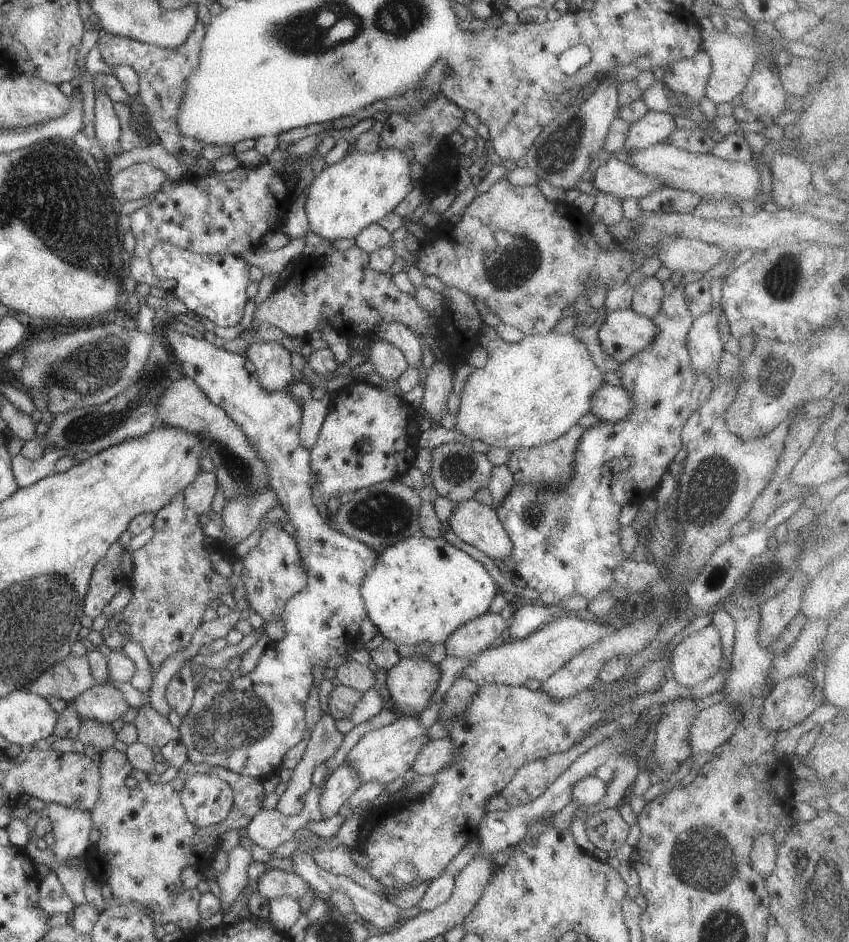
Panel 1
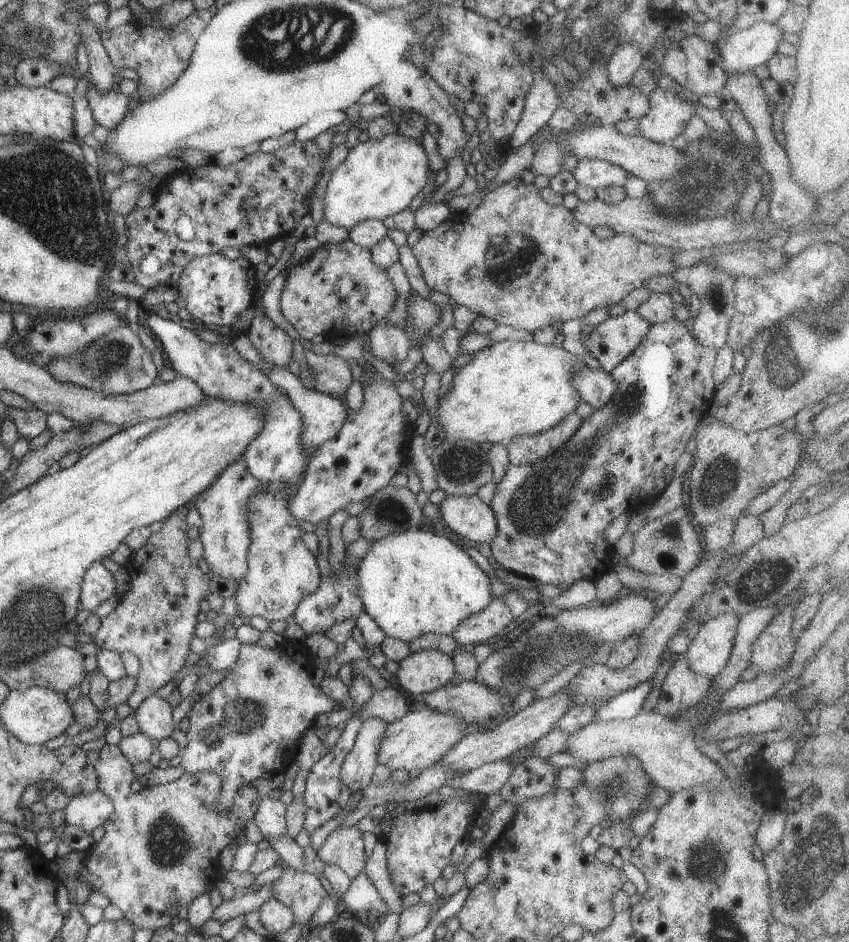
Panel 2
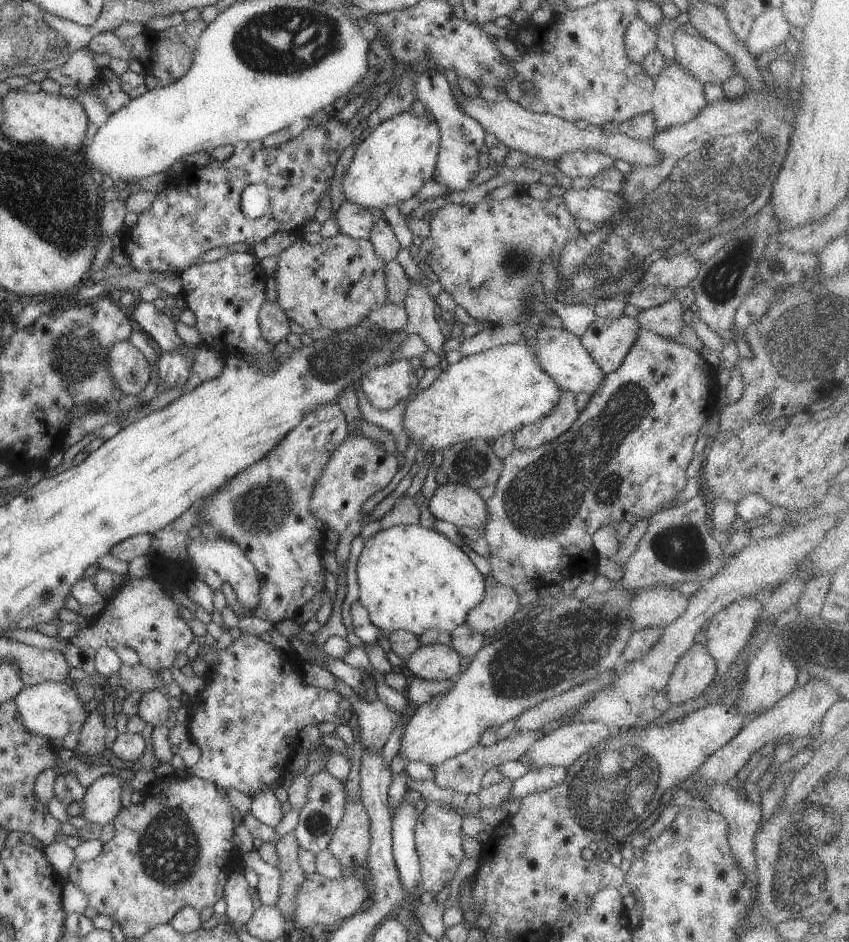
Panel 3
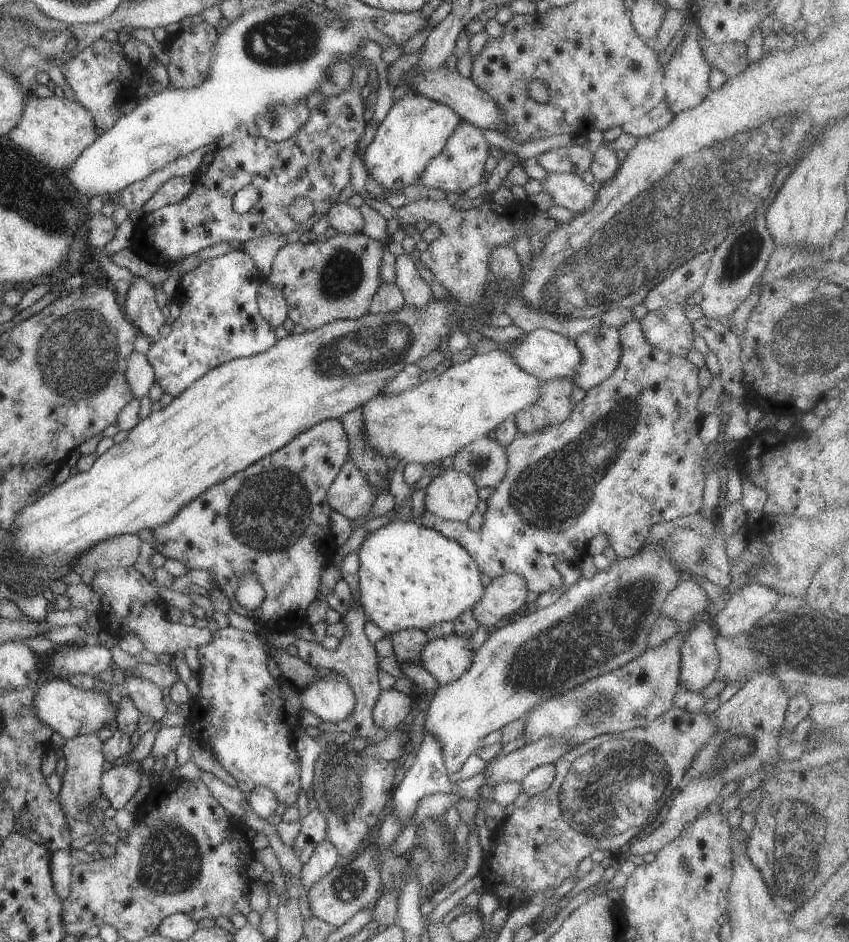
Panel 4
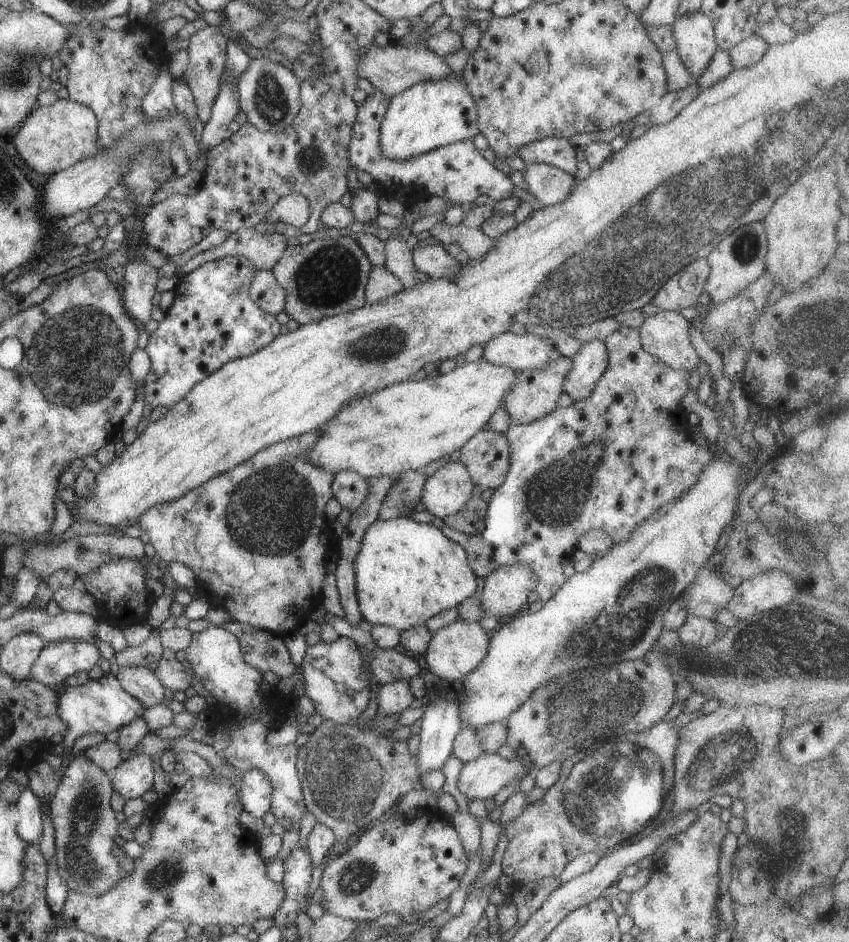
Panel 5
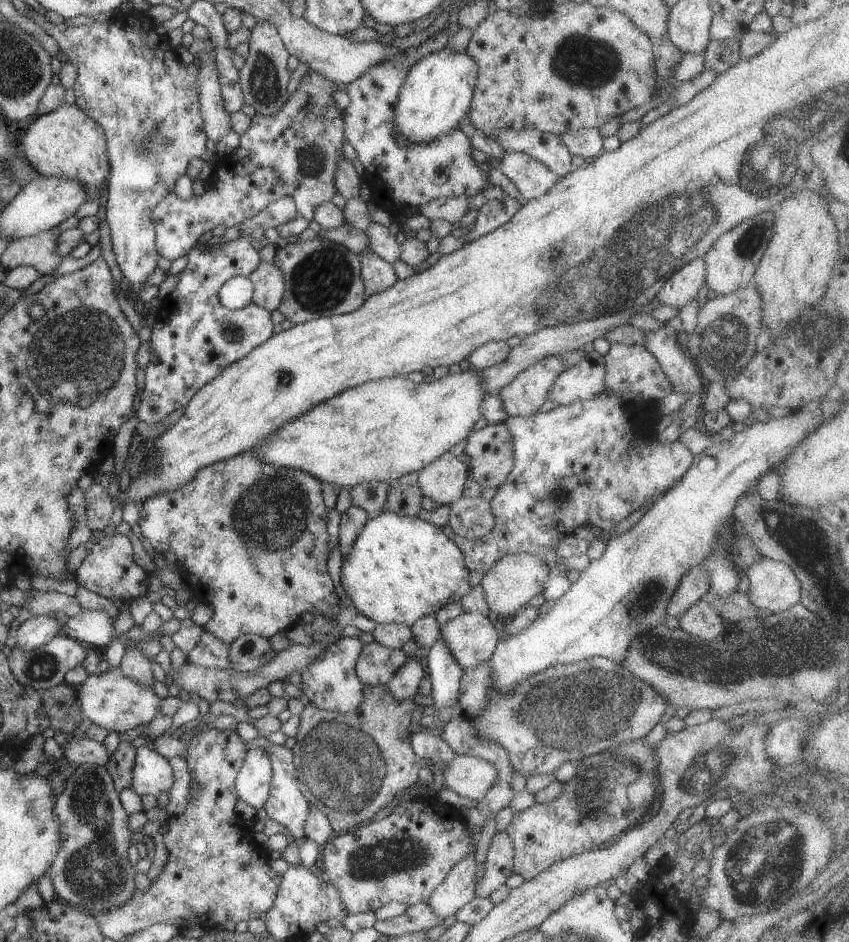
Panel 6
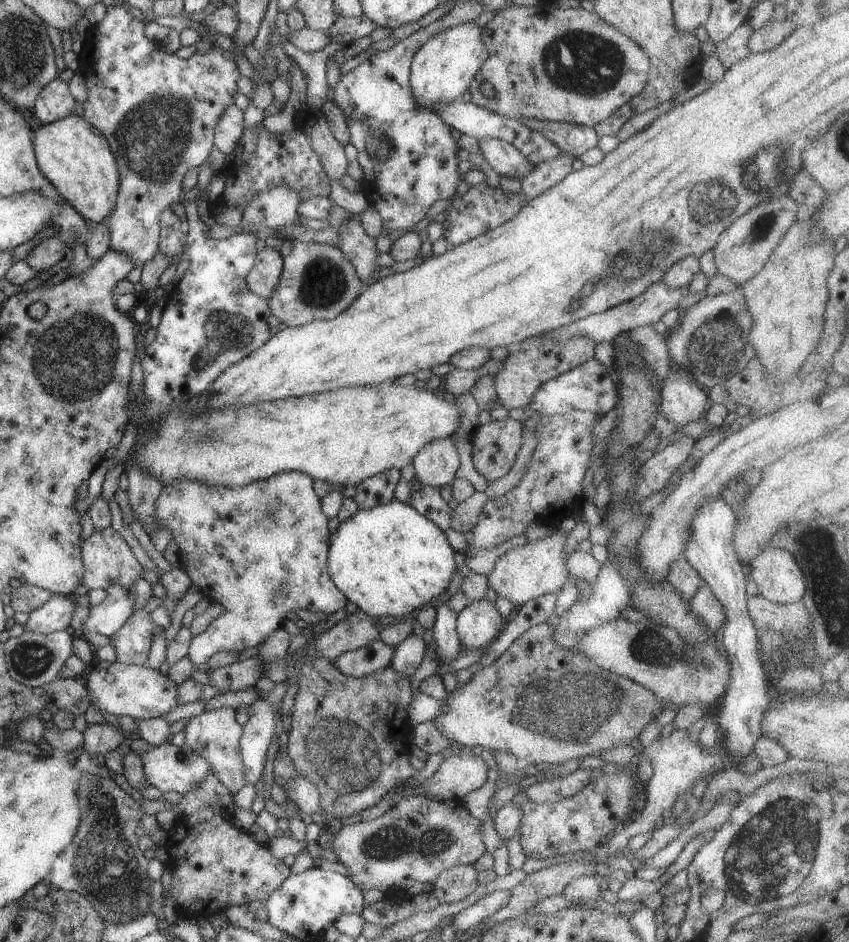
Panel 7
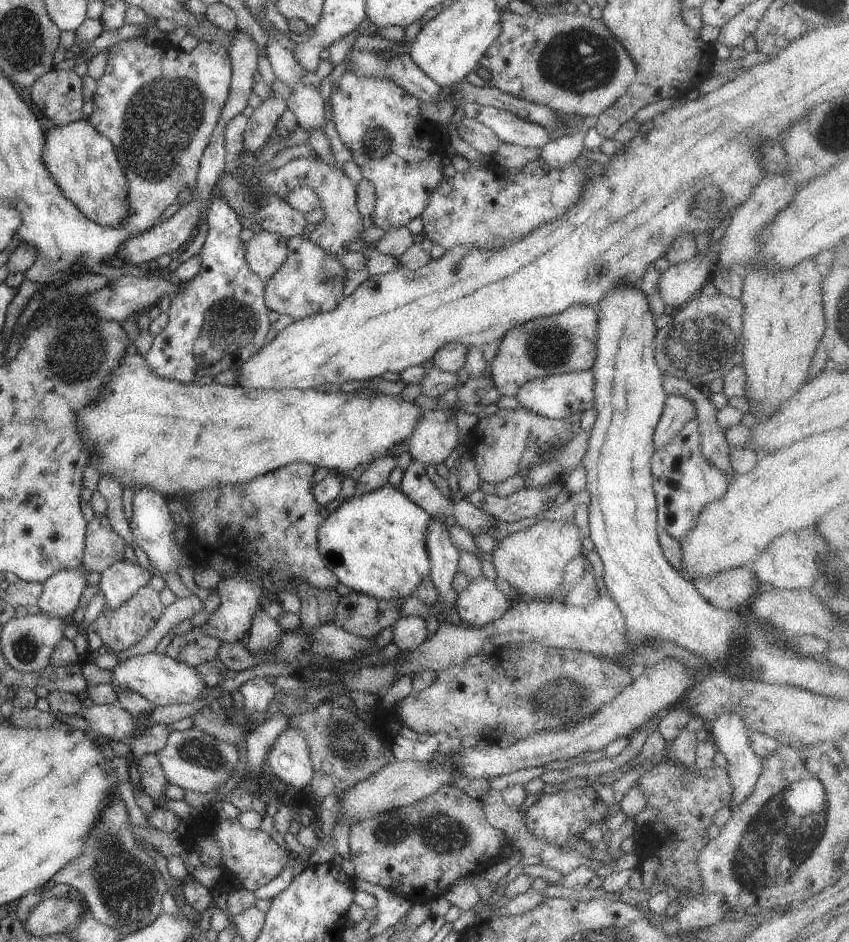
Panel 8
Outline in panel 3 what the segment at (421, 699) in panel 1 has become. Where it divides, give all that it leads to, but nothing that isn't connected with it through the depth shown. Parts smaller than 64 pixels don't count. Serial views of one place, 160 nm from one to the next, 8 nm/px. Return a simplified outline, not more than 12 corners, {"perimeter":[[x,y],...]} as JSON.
{"perimeter":[[445,644],[420,645],[406,660],[414,676],[455,679],[460,654]]}

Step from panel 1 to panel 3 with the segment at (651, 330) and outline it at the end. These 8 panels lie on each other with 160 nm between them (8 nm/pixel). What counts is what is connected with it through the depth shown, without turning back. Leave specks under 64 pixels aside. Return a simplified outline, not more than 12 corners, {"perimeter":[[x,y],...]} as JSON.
{"perimeter":[[596,317],[580,340],[607,375],[622,364],[637,318]]}

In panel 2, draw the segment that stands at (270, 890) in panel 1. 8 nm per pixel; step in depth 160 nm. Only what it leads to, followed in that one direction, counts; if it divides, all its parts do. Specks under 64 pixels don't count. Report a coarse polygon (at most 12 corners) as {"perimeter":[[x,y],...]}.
{"perimeter":[[288,867],[274,883],[295,924],[308,925],[327,892],[314,872]]}

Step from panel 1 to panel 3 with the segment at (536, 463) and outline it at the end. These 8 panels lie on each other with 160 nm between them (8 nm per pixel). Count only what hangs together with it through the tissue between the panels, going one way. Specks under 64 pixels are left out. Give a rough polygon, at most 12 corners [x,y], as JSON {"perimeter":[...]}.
{"perimeter":[[575,394],[536,422],[519,426],[516,449],[535,449],[566,432],[579,415]]}

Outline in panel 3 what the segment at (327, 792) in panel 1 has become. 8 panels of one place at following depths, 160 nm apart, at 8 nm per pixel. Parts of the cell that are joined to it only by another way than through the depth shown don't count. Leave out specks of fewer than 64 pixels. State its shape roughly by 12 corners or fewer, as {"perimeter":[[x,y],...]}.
{"perimeter":[[337,678],[358,716],[364,749],[382,750],[401,716],[384,701],[362,702]]}

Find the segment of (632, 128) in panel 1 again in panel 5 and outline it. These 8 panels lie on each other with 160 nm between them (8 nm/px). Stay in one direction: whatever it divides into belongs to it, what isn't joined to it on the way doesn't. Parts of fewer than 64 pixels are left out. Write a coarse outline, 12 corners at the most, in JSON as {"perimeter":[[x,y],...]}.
{"perimeter":[[690,12],[672,25],[676,50],[692,76],[719,50],[714,22]]}

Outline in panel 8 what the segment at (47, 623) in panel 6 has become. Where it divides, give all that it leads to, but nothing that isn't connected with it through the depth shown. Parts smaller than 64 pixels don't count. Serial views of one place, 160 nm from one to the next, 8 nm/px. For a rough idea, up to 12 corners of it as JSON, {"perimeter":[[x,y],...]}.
{"perimeter":[[82,567],[57,570],[43,582],[37,605],[69,620],[87,587]]}

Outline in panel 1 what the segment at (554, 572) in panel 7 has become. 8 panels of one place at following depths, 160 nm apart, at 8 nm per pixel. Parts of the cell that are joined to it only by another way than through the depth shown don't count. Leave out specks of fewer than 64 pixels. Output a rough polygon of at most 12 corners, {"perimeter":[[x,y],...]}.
{"perimeter":[[489,610],[450,633],[447,655],[472,658],[508,624]]}

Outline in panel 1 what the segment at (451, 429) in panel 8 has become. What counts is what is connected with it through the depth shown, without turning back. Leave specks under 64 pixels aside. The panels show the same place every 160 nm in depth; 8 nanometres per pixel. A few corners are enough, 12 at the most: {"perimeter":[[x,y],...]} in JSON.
{"perimeter":[[473,498],[448,524],[492,560],[513,544],[495,509]]}

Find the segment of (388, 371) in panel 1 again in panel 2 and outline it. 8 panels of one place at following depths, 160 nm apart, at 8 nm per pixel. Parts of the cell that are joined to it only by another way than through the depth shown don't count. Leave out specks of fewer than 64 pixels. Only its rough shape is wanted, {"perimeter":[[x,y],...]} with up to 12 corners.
{"perimeter":[[382,320],[368,332],[371,353],[400,364],[411,340],[402,327]]}

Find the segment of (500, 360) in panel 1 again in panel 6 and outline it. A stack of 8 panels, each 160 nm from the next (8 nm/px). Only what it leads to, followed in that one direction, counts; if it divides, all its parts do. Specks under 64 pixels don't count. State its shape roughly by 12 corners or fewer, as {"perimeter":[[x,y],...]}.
{"perimeter":[[474,369],[368,381],[265,436],[262,465],[350,489],[481,418]]}

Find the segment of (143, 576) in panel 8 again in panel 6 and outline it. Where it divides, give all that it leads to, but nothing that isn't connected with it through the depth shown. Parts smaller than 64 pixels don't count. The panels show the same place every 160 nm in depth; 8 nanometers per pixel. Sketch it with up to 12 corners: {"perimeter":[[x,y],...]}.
{"perimeter":[[82,609],[60,634],[90,648],[113,640],[105,610]]}

